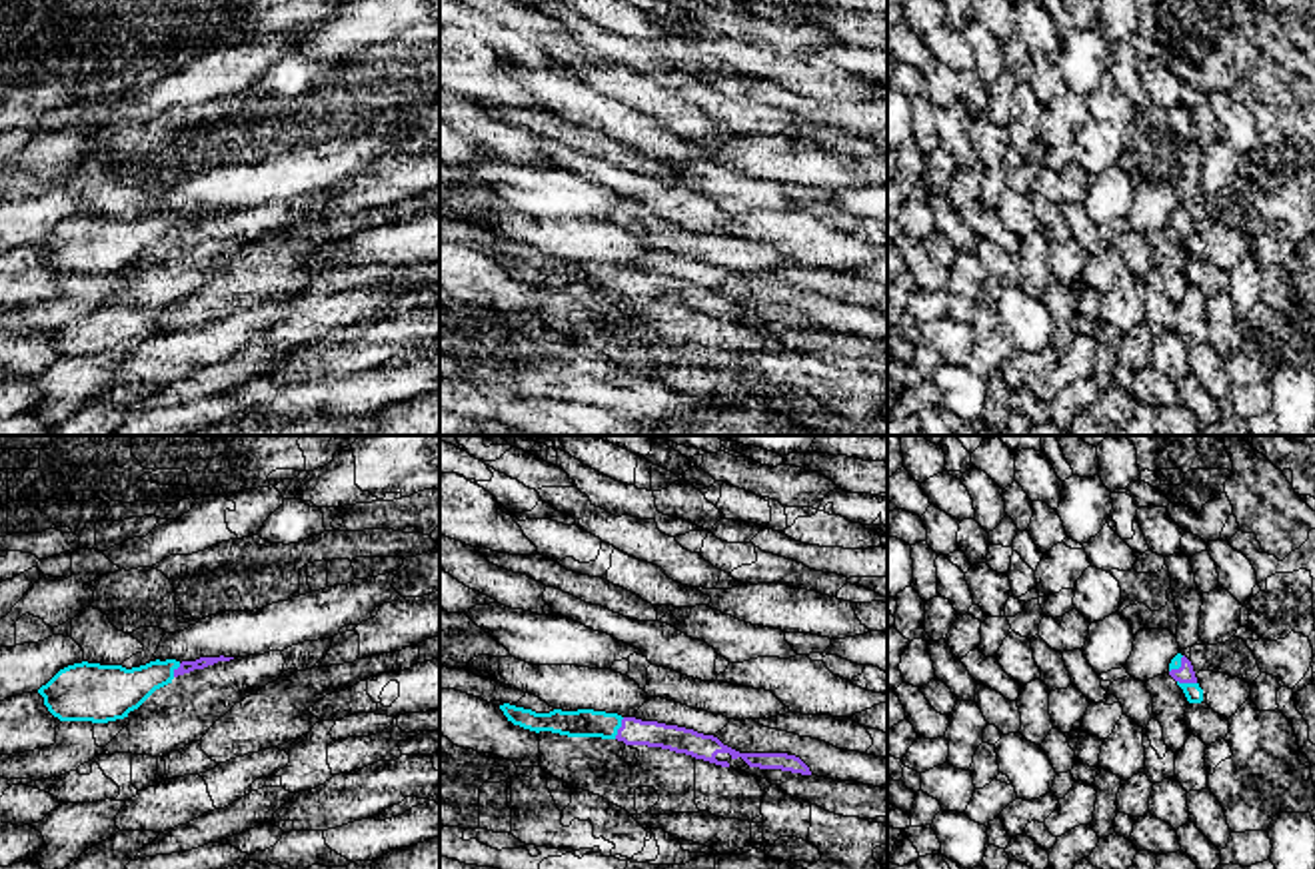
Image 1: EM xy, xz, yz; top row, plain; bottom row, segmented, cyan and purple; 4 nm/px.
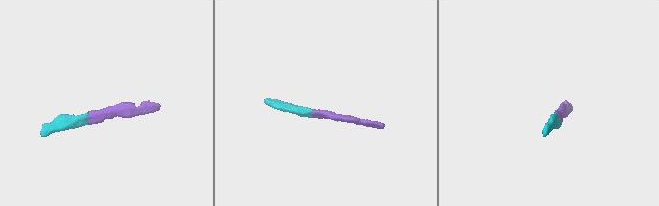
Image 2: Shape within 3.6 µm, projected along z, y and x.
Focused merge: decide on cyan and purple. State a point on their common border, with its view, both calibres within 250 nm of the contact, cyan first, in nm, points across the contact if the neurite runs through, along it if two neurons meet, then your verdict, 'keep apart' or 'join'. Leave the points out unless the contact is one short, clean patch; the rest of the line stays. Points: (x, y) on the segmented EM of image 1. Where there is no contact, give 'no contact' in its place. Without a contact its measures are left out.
contact xz (620, 726); calibres 110 and 110 nm; way xz (584, 722), (620, 726), (634, 732); join

